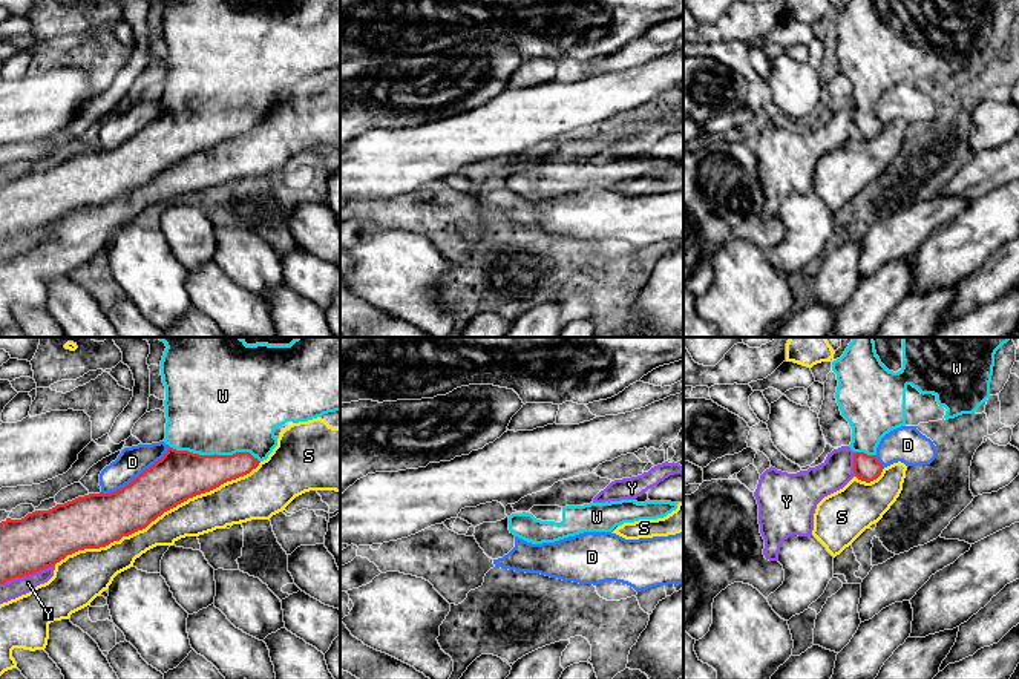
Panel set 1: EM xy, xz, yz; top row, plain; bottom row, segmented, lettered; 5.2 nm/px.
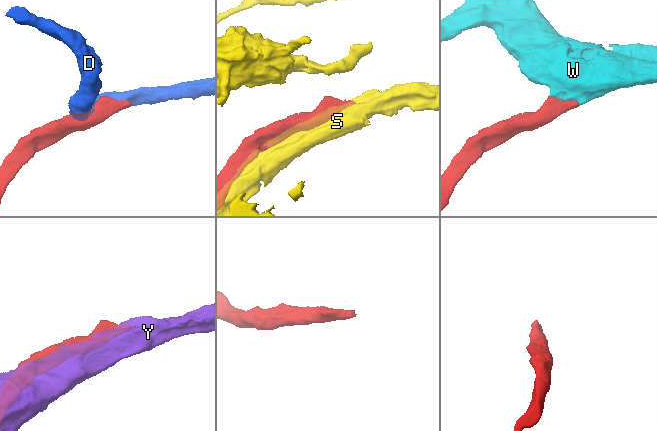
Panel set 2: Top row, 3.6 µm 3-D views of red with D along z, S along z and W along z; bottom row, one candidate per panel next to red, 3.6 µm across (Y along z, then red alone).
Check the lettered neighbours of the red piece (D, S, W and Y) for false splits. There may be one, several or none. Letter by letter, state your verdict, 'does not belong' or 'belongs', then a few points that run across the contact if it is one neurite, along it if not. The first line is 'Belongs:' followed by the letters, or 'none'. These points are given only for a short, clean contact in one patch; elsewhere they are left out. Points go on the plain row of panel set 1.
Belongs: W
D: does not belong
S: does not belong
W: belongs
Y: does not belong

